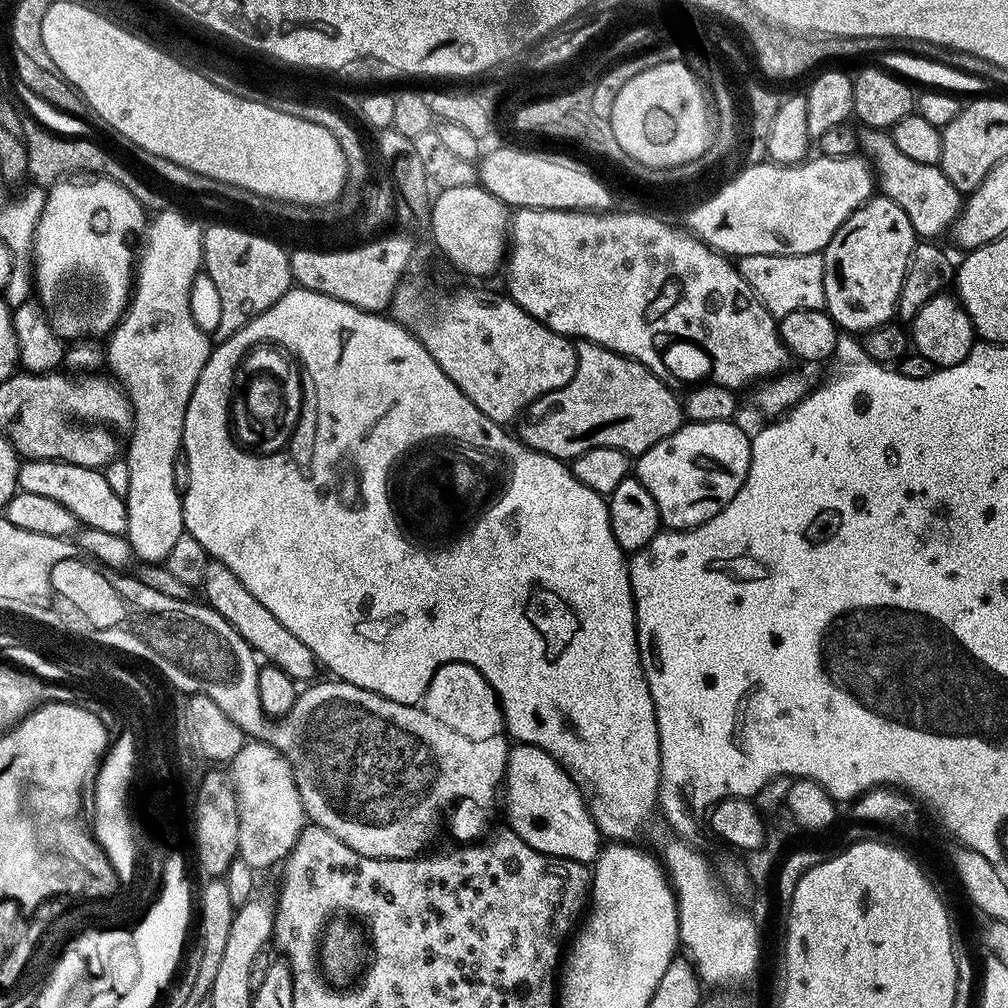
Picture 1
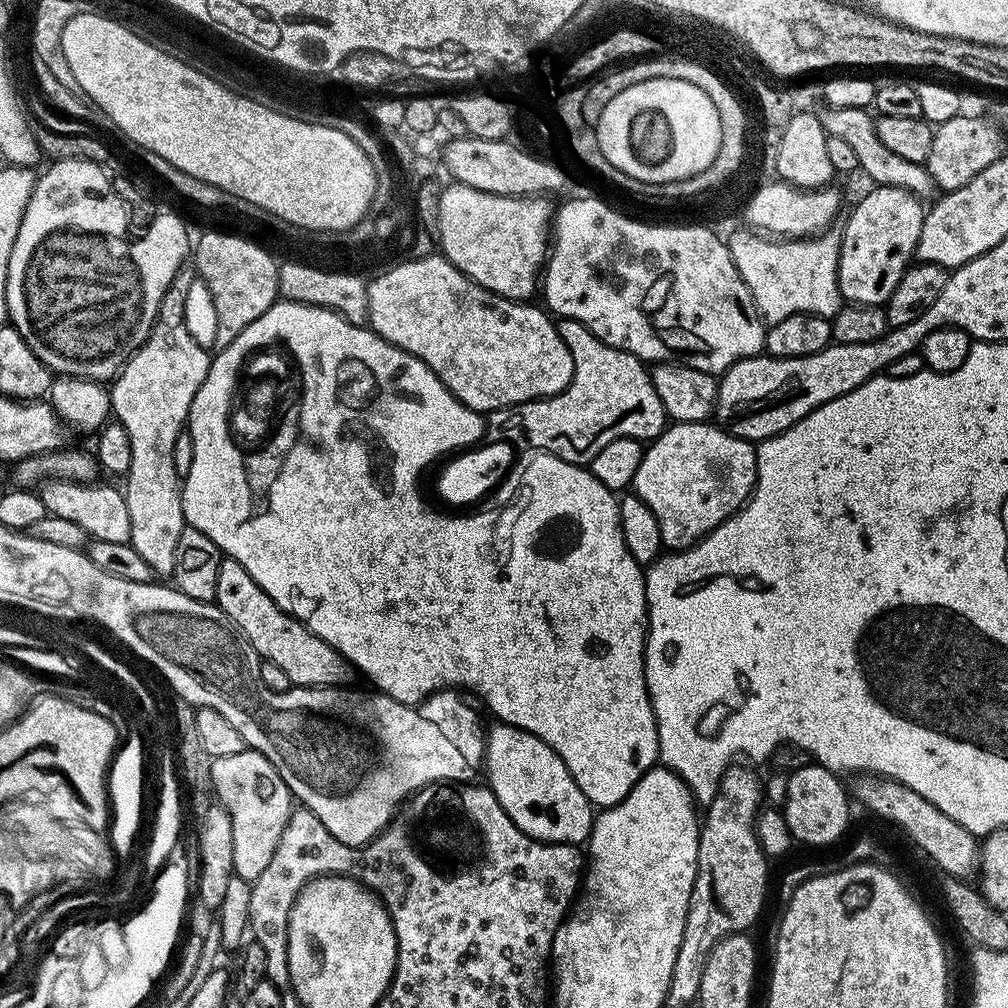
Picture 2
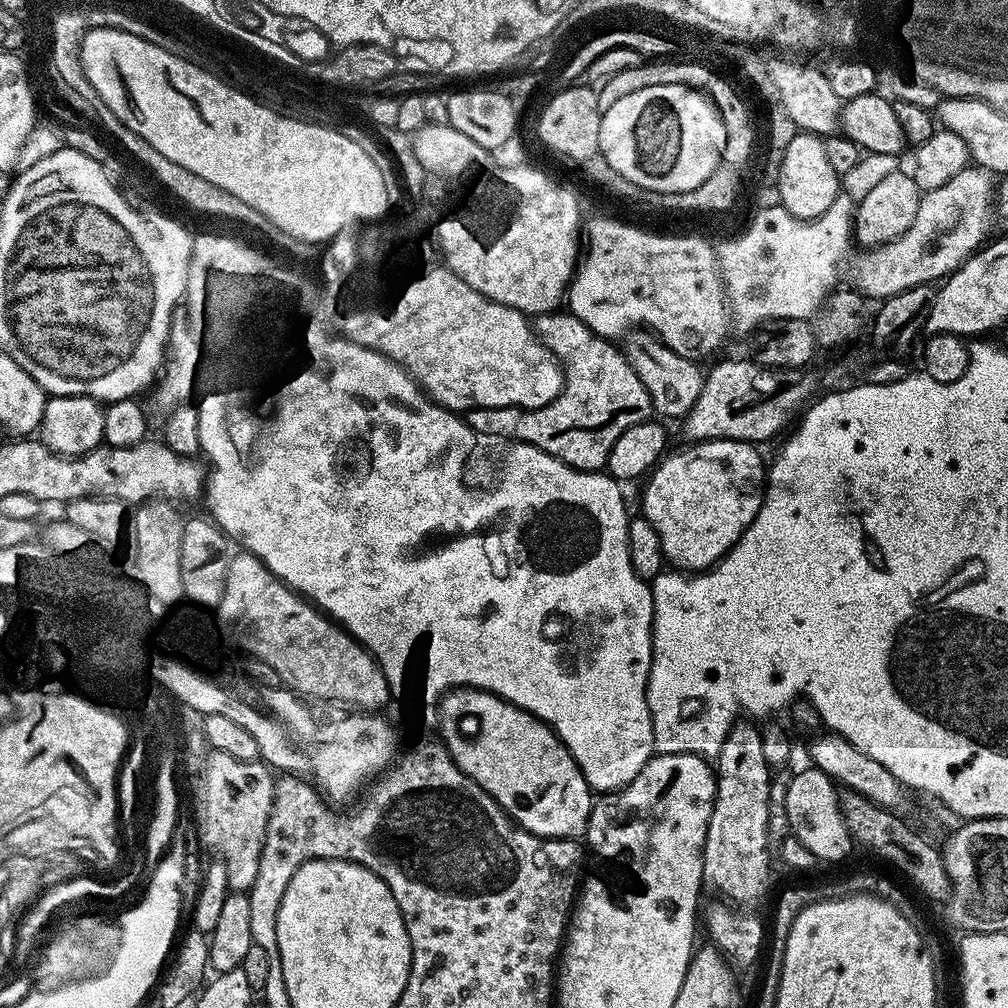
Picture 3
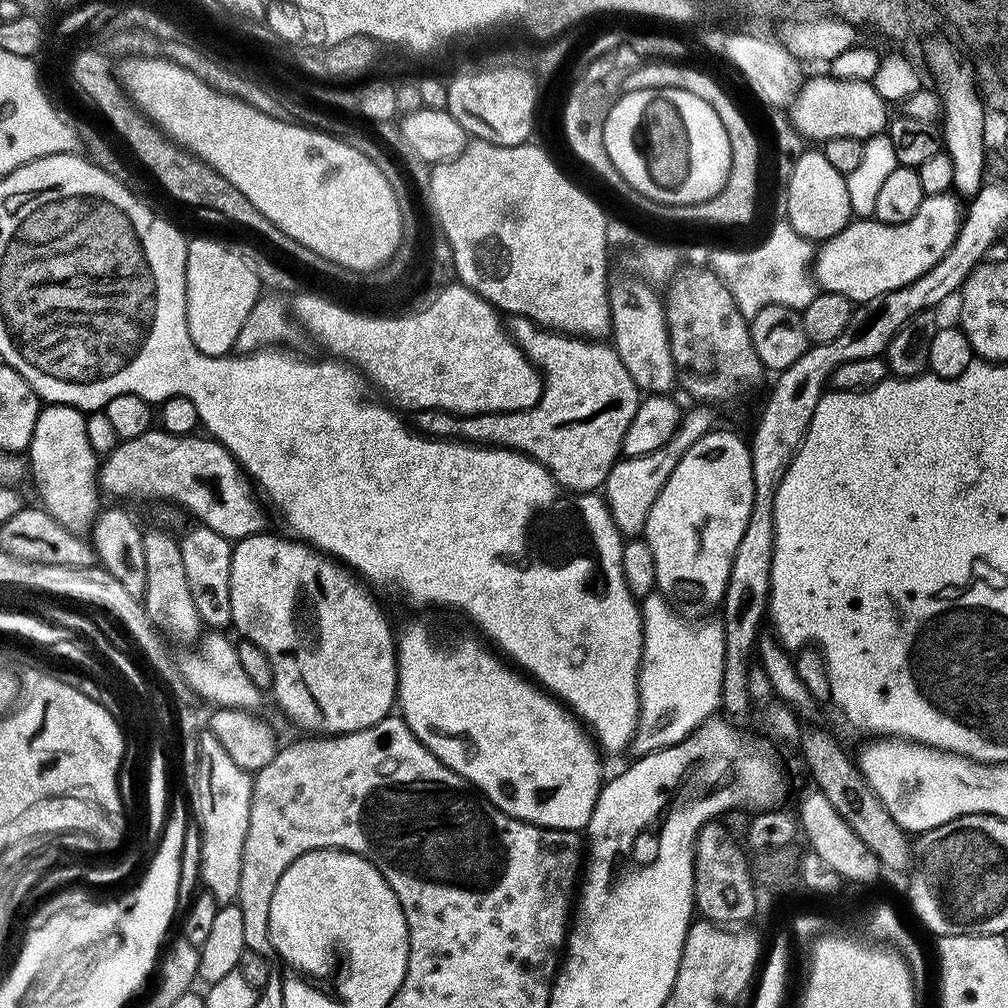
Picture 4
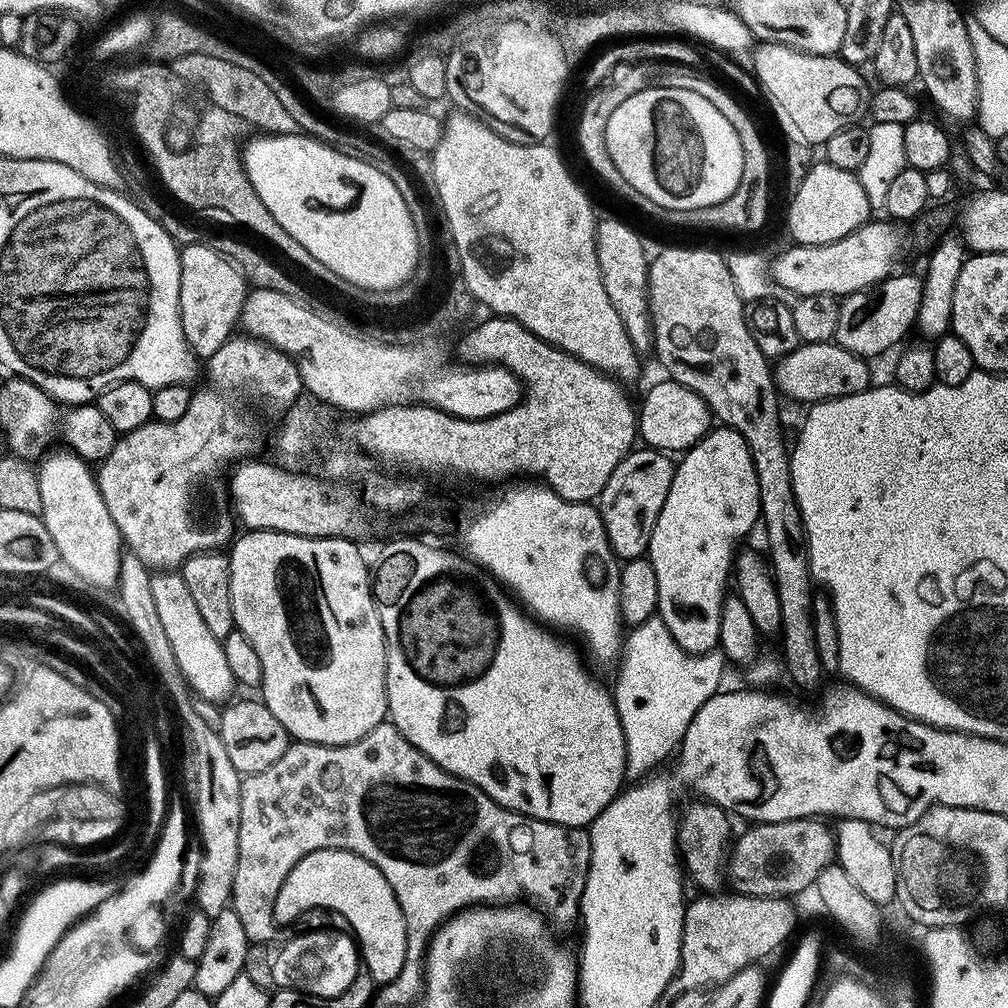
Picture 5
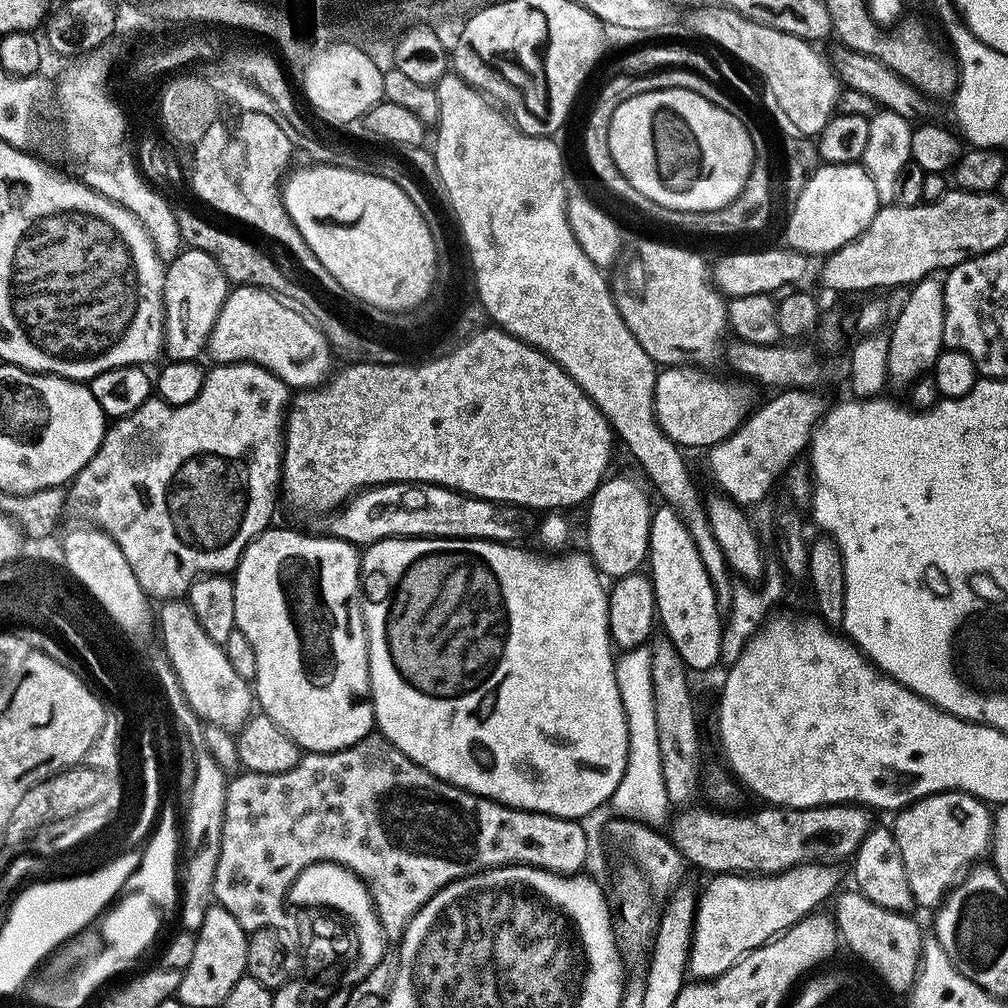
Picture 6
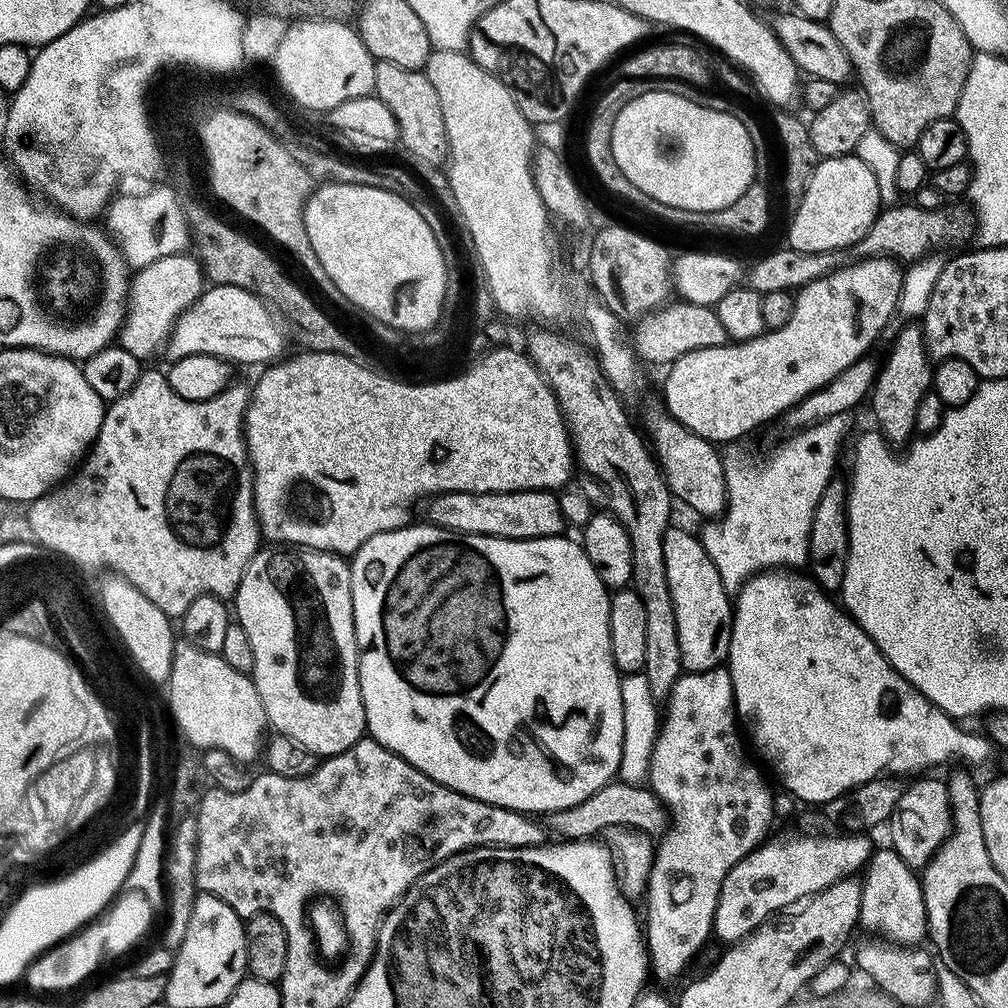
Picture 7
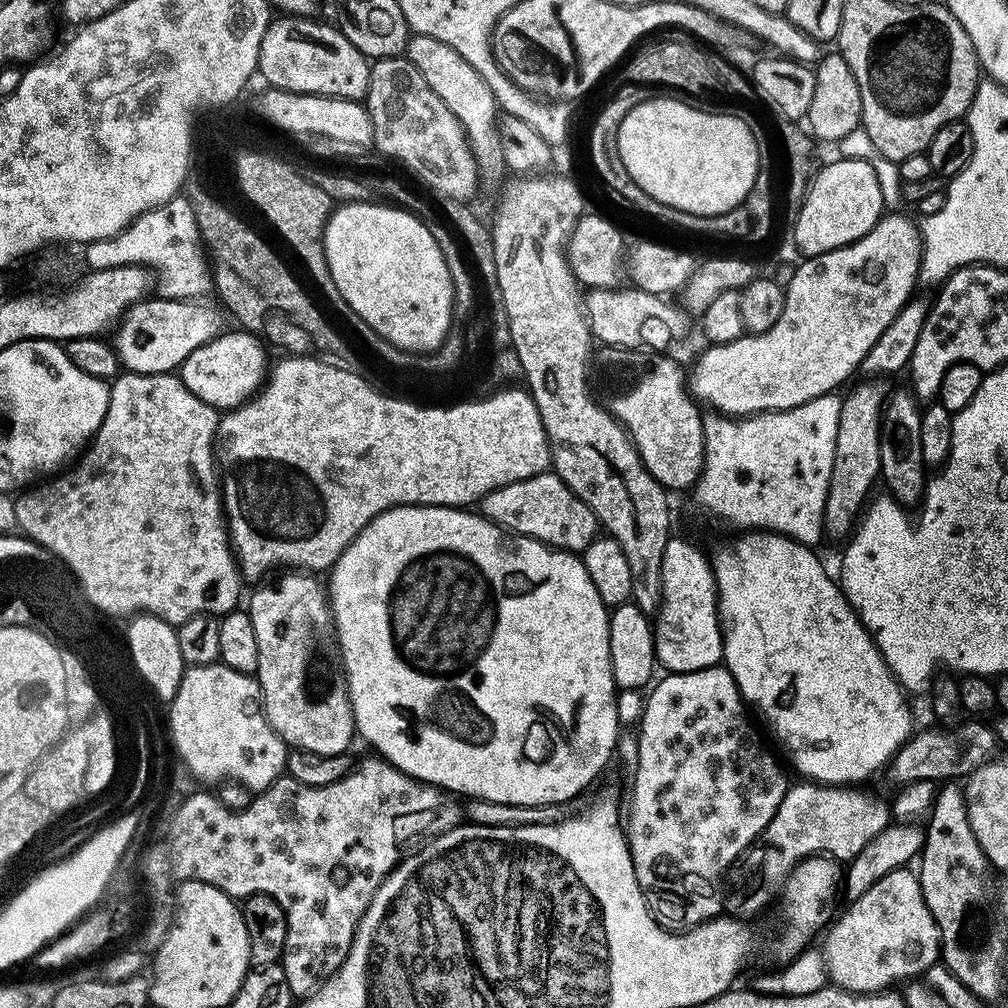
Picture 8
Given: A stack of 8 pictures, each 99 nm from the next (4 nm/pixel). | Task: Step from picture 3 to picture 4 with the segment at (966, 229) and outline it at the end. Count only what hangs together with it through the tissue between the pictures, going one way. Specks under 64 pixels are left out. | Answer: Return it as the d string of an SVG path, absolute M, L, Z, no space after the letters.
M946 191L925 195L914 218L906 222L884 224L875 218L853 219L841 232L815 249L815 283L825 292L842 294L853 302L878 298L888 291L909 287L938 263L956 240L962 221L962 204L960 208L959 202L951 191Z

